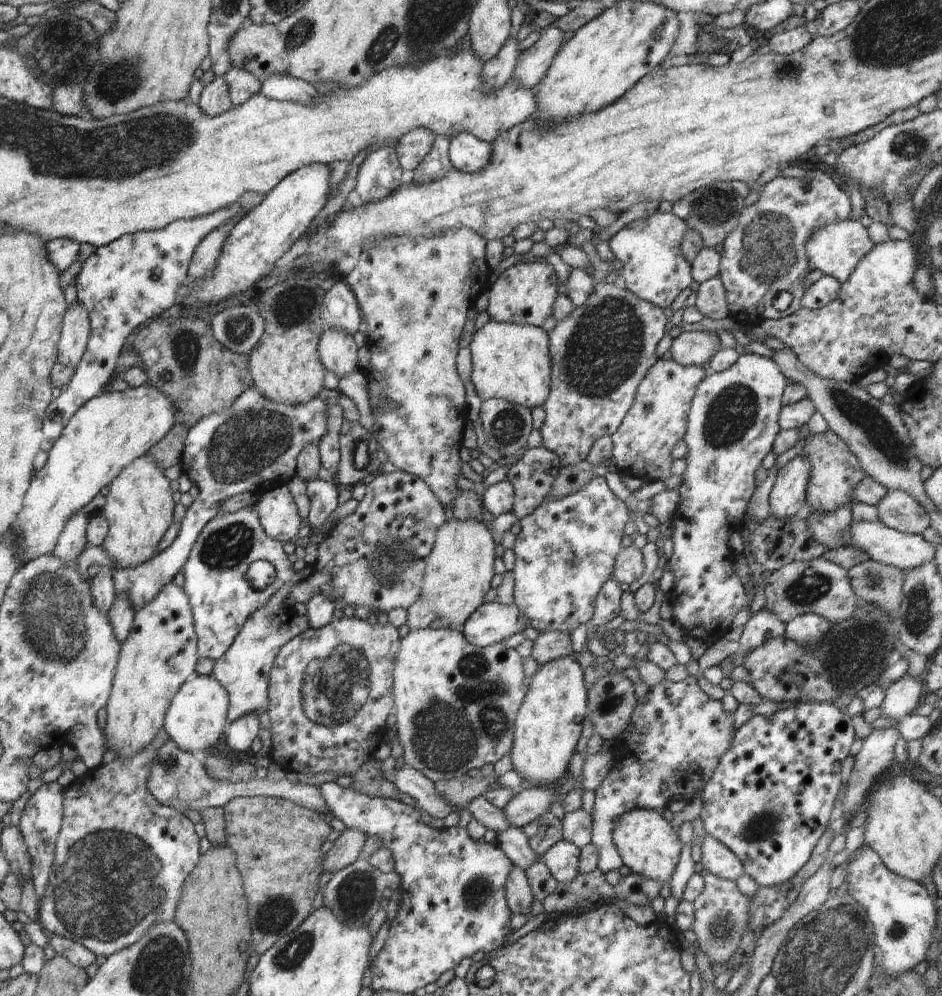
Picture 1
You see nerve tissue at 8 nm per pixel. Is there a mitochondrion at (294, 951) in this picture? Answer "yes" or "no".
yes

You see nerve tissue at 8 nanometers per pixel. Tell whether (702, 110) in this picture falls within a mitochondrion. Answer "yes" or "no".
no

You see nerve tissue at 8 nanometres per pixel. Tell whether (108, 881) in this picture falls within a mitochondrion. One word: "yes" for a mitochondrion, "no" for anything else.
yes

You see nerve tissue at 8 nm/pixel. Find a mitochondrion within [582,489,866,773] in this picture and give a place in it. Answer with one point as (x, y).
(808, 589)

